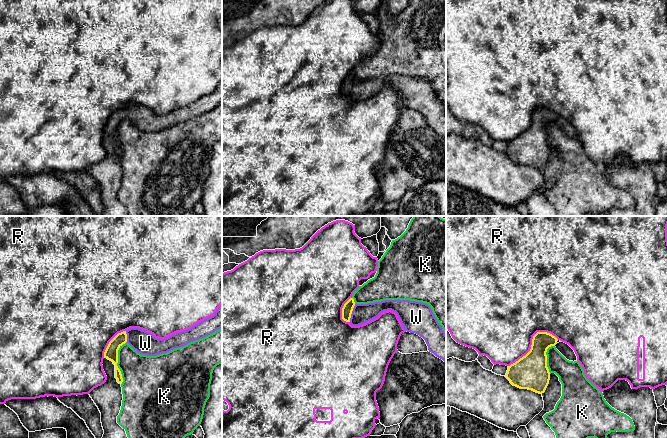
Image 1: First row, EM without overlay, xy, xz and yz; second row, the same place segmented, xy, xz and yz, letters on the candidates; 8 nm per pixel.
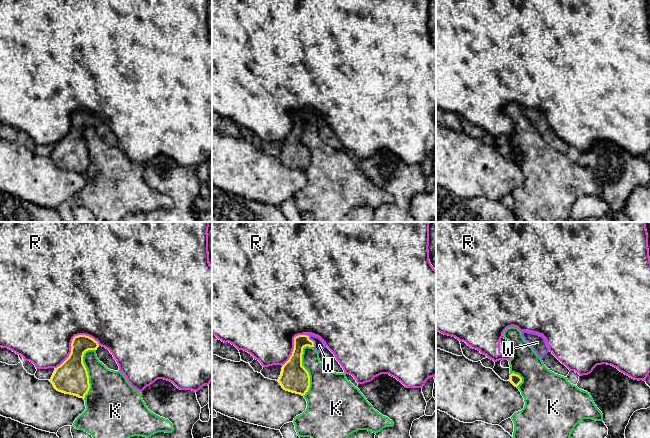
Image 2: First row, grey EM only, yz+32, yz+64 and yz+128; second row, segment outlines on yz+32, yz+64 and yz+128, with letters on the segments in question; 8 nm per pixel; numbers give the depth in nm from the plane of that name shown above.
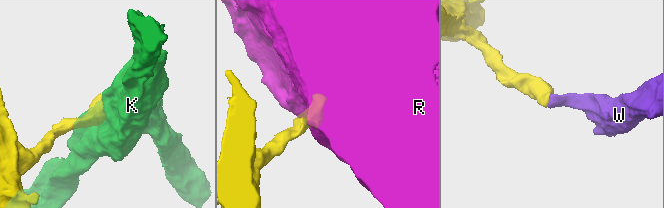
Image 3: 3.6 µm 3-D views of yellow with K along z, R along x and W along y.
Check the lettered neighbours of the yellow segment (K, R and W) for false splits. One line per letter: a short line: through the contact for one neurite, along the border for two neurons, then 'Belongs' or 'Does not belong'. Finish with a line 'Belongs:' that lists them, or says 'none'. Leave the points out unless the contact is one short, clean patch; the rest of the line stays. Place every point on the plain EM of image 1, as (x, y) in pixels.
K: Does not belong
R: Does not belong
W: Line: xz (347, 85), (351, 89), (362, 89). Belongs
Belongs: W

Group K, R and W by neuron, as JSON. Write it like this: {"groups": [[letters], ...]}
{"groups": [["K"], ["R"], ["W"]]}

